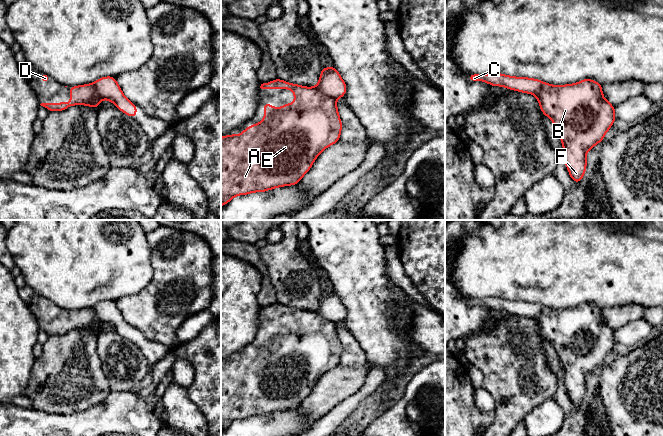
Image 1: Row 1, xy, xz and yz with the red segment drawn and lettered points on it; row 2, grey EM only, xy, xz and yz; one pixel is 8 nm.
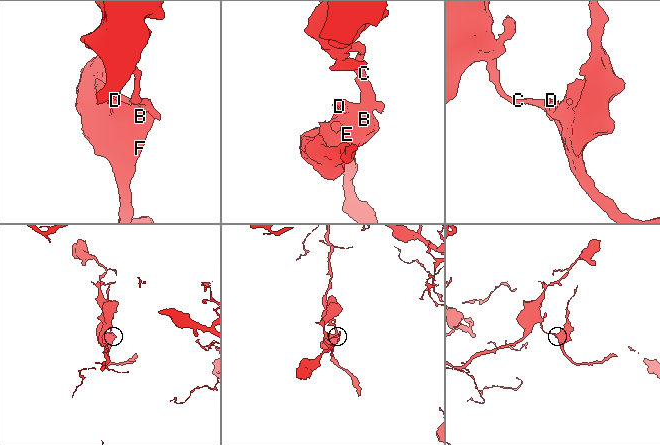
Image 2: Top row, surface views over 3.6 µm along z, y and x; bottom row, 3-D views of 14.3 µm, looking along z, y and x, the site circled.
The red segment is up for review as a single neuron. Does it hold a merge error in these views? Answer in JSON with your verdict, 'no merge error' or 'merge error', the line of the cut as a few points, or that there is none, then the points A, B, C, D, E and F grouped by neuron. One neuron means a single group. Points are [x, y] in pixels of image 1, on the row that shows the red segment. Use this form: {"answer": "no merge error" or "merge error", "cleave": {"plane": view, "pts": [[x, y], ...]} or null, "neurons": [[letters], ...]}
{"answer": "merge error", "cleave": {"plane": "xz", "pts": [[315, 87], [335, 99]]}, "neurons": [["A", "B", "D", "E", "F"], ["C"]]}

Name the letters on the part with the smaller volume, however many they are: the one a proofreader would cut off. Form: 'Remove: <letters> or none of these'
Remove: A, B, D, E, F

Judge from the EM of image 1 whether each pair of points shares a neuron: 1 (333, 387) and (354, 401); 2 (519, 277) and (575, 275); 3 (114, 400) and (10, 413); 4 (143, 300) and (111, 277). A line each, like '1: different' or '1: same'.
1: different
2: same
3: same
4: different

